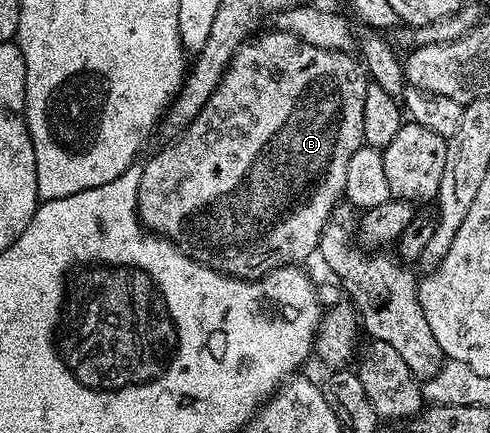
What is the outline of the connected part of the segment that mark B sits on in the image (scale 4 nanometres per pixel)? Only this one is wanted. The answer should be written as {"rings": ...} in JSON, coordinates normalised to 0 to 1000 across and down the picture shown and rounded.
{"rings":[[[549,69],[539,83],[522,81],[506,90],[471,129],[455,176],[435,217],[410,245],[410,254],[390,275],[380,298],[335,351],[324,351],[308,372],[292,379],[292,400],[282,409],[288,430],[280,439],[280,478],[284,506],[302,536],[318,545],[337,545],[365,570],[380,591],[453,628],[459,637],[480,637],[486,647],[527,647],[559,624],[588,614],[610,614],[627,589],[641,584],[651,568],[659,524],[680,506],[684,478],[702,460],[704,393],[712,388],[712,365],[731,342],[743,339],[741,266],[745,263],[745,208],[753,178],[743,150],[706,120],[673,120],[671,113],[649,113],[631,97],[616,95],[590,74]]]}

